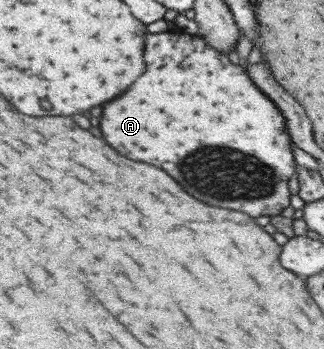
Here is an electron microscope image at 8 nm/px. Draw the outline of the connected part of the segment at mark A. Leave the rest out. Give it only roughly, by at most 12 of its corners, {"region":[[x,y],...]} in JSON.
{"region":[[148,35],[104,141],[252,218],[290,206],[293,144],[227,54]]}

